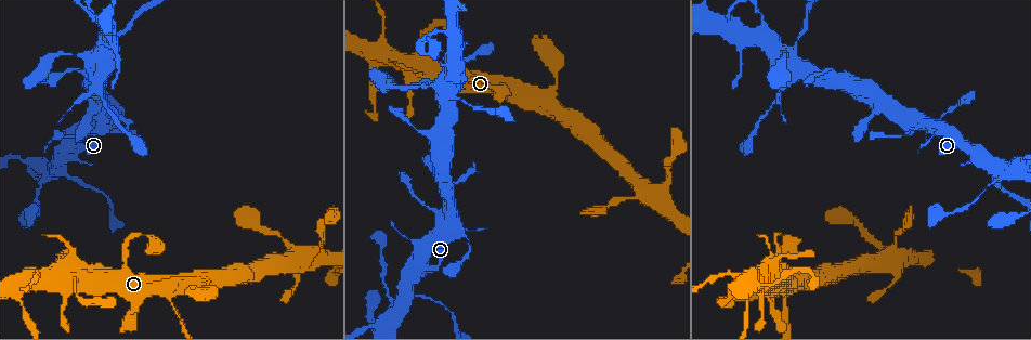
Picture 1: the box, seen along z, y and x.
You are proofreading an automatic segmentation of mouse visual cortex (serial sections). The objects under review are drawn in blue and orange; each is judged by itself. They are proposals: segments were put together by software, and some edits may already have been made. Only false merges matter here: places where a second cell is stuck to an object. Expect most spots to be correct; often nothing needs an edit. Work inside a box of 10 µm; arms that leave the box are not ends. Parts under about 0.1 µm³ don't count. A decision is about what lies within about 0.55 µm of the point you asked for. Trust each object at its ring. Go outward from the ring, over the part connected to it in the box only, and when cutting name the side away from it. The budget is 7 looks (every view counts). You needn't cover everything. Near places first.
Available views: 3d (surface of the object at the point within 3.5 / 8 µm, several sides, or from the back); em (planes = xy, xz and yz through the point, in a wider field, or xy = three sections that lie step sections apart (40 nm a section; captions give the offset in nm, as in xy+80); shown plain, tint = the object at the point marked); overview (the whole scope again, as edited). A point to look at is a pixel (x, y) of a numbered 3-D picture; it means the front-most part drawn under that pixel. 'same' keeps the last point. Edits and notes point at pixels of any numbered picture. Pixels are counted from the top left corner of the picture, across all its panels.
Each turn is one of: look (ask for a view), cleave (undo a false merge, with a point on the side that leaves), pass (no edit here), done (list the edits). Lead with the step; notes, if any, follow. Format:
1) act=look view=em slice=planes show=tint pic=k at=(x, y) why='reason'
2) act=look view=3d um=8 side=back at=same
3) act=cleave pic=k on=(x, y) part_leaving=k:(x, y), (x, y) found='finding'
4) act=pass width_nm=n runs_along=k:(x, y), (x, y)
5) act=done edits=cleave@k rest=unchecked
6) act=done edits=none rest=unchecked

act=look view=3d um=8 pic=1 at=(98, 89) why='sudden change in width'

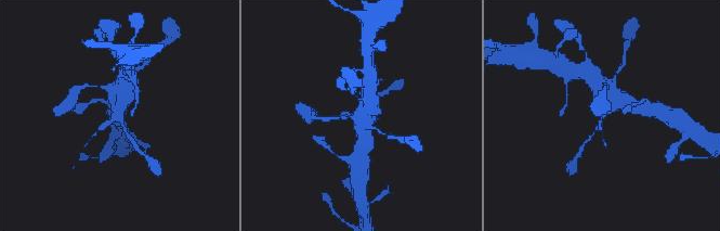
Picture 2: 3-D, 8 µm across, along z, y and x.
act=look view=3d um=3.5 at=same why='zoom in'

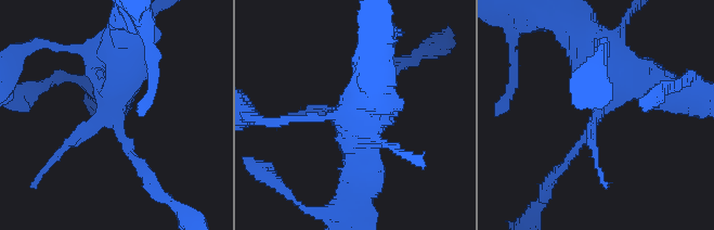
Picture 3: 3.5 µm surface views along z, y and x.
act=look view=em slice=xy step=3 show=tint pic=3 at=(597, 114) why='need the tissue'

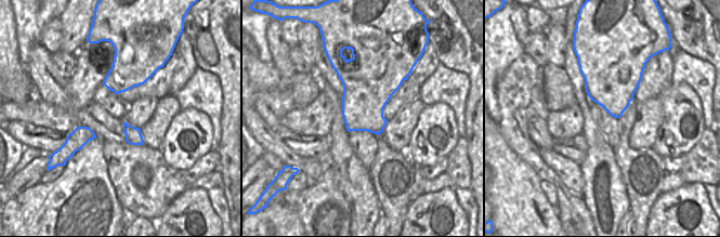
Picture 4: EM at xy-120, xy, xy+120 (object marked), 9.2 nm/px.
act=pass runs_along=3:(636, 75), (618, 68), (561, 168) found='one cell here'

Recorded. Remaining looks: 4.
act=look view=3d um=3.5 pic=1 at=(70, 279) why='thin arm on a thick one'

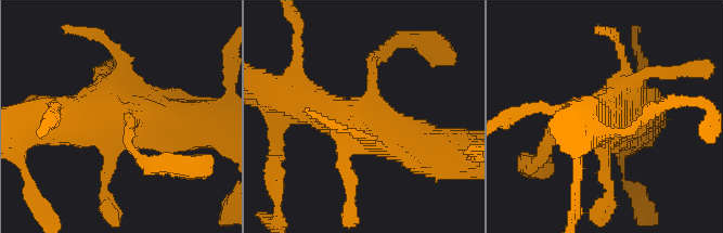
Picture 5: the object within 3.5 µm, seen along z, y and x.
act=look view=em slice=planes show=tint pic=5 at=(120, 116) why='shape alone is not enough'

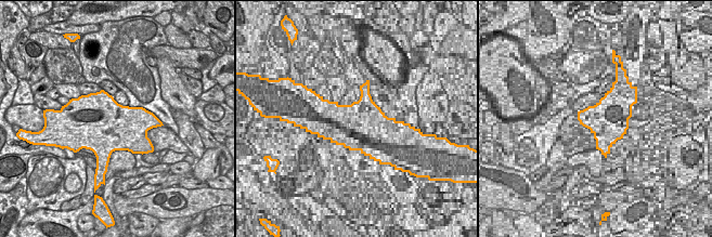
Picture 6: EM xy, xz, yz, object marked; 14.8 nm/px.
act=look view=em slice=xy step=5 show=tint at=same why='another direction'

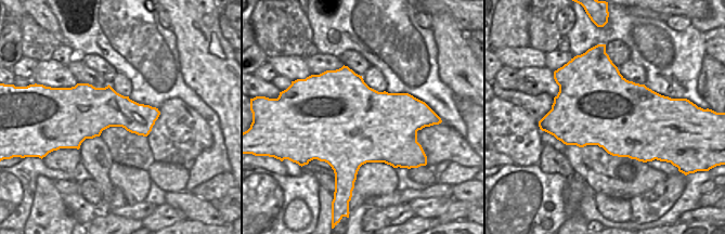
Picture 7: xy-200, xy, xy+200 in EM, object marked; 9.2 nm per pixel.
act=pass runs_along=5:(452, 156), (312, 106) found='all the same cell'

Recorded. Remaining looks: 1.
act=done edits=none rest=unchecked

